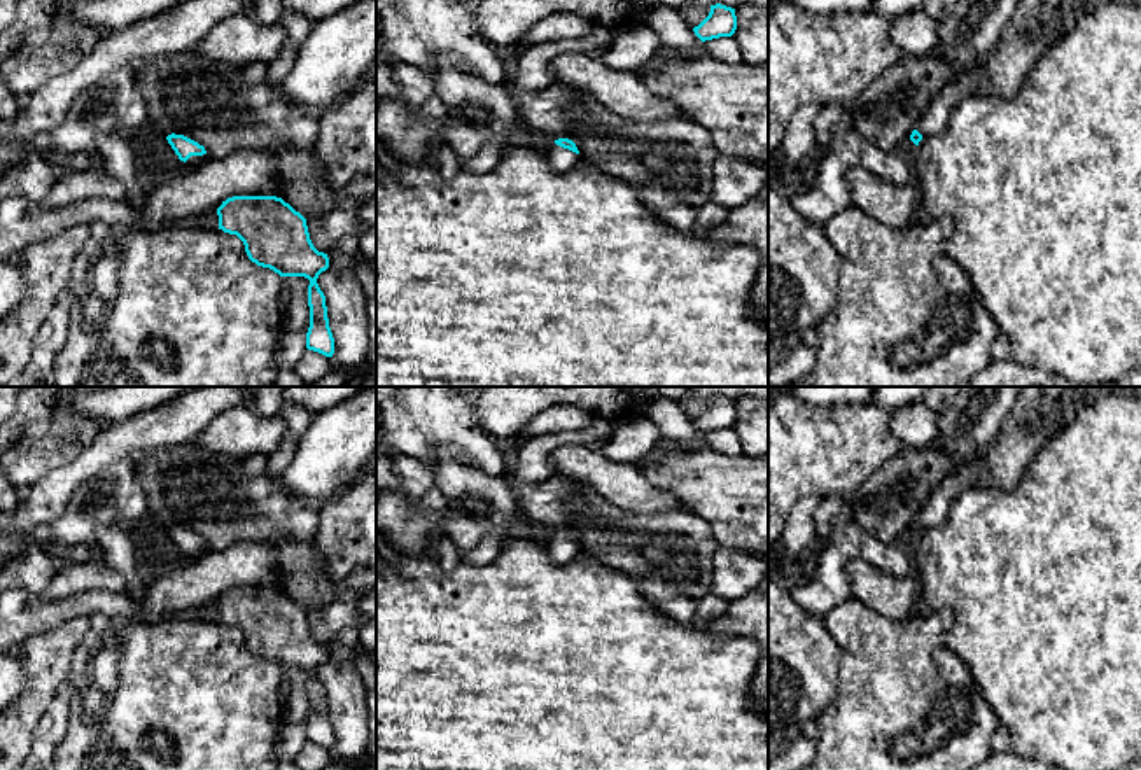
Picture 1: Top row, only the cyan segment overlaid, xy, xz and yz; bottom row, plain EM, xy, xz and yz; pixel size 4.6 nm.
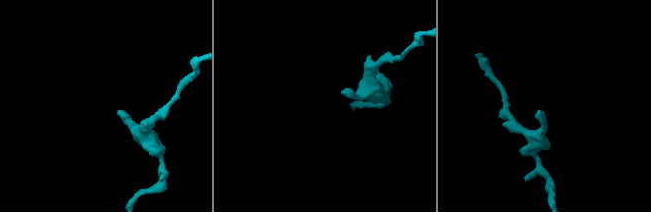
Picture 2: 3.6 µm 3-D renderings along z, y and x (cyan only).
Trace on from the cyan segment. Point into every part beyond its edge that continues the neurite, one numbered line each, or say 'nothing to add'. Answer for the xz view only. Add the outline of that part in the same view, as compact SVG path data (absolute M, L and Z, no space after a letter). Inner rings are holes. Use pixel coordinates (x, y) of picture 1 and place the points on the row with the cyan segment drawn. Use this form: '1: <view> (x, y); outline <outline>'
1: xz (560, 158); outline M553 144L551 149L548 150L548 159L550 159L550 164L560 172L567 172L570 168L579 166L579 156L556 144Z

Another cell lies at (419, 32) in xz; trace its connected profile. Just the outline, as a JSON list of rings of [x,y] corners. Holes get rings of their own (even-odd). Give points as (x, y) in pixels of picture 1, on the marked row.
[[[397,0],[380,18],[385,52],[396,63],[408,63],[436,74],[443,56],[455,56],[458,63],[488,82],[500,84],[511,77],[511,68],[502,61],[474,19],[472,9],[457,0]]]

